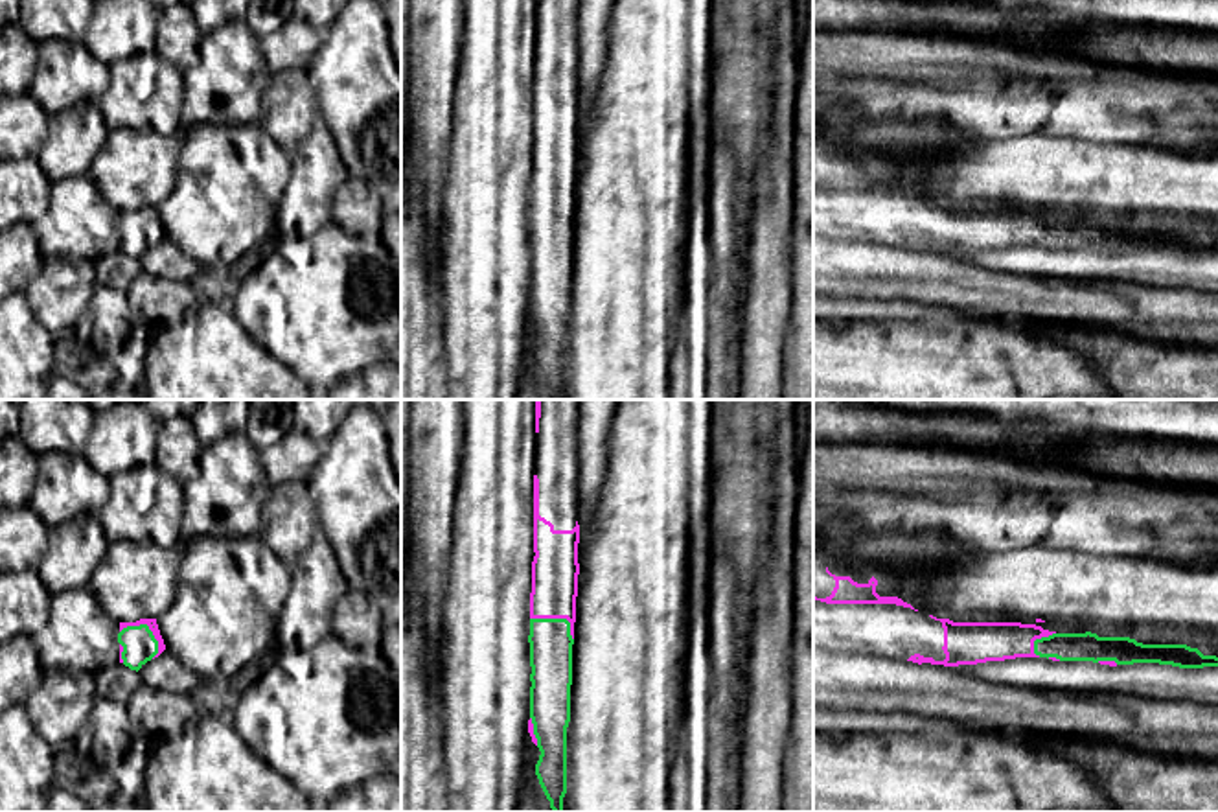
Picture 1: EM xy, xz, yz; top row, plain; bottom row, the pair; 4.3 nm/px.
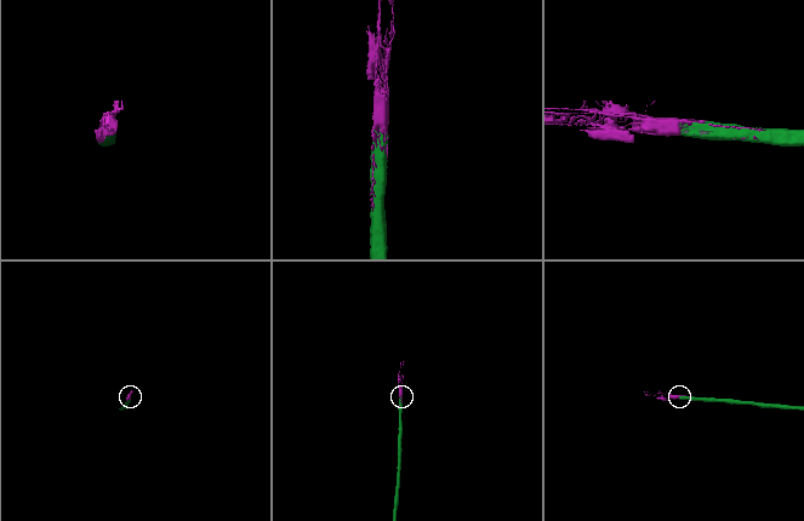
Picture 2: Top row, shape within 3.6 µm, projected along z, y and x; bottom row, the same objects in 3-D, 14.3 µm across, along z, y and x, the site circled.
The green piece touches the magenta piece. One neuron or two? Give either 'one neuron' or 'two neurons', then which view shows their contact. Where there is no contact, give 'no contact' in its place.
one neuron | xy

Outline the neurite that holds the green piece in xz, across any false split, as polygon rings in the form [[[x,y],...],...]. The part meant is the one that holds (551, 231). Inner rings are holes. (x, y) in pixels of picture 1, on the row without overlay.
[[[535,0],[534,149],[530,180],[530,307],[528,320],[541,342],[539,372],[554,400],[567,381],[567,315],[570,309],[572,232],[578,184],[580,0]]]

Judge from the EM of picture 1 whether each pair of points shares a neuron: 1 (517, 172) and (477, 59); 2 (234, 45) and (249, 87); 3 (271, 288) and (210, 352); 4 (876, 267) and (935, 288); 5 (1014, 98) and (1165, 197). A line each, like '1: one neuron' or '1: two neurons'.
1: one neuron
2: one neuron
3: two neurons
4: one neuron
5: two neurons

